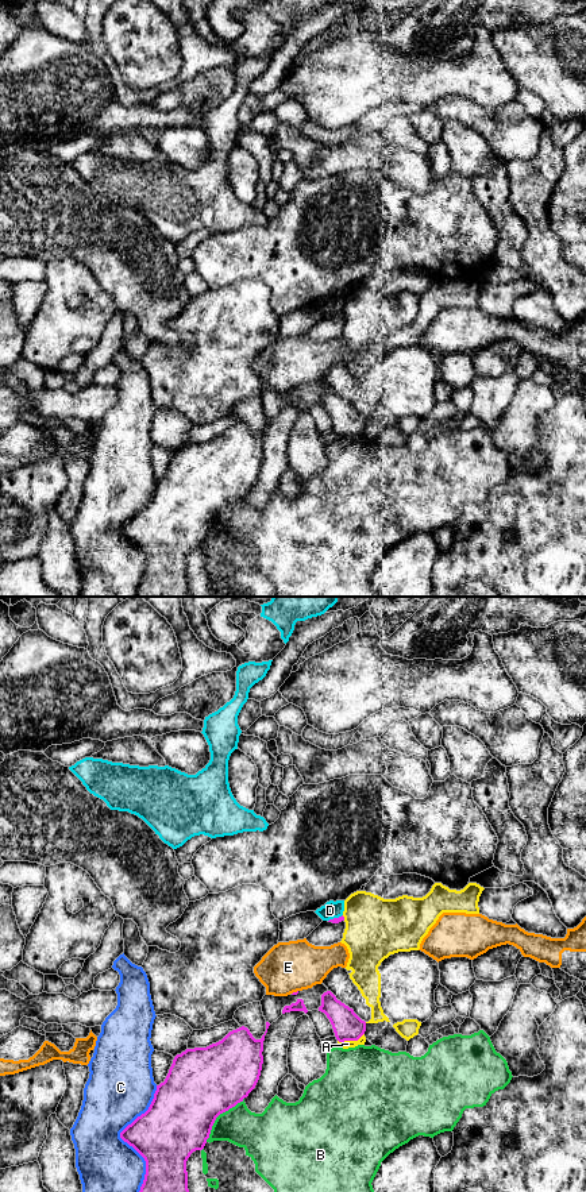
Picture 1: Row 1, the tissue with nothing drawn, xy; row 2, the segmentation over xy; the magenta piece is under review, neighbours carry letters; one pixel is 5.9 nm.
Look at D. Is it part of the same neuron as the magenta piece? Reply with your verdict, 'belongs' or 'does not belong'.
does not belong

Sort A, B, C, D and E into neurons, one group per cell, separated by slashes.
A / B / C / D / E

